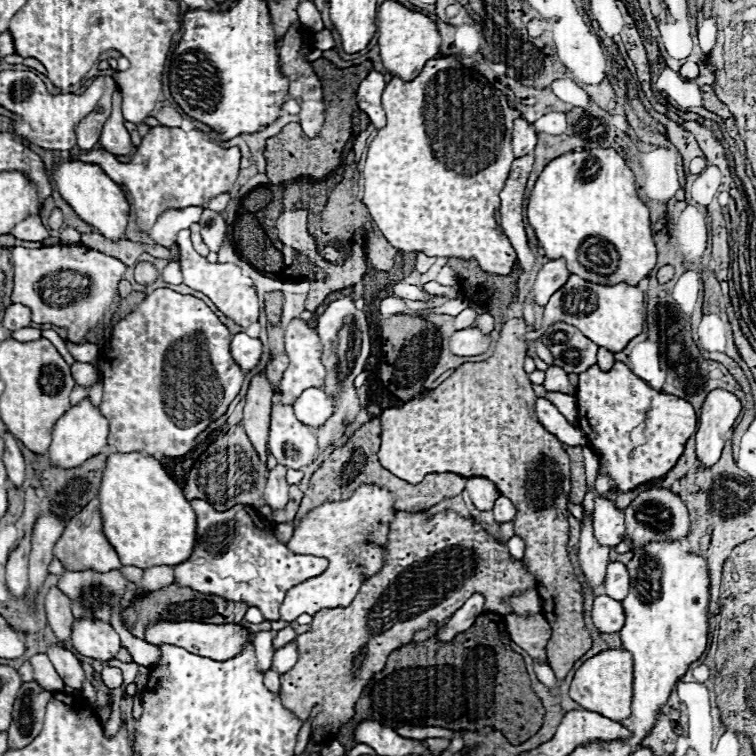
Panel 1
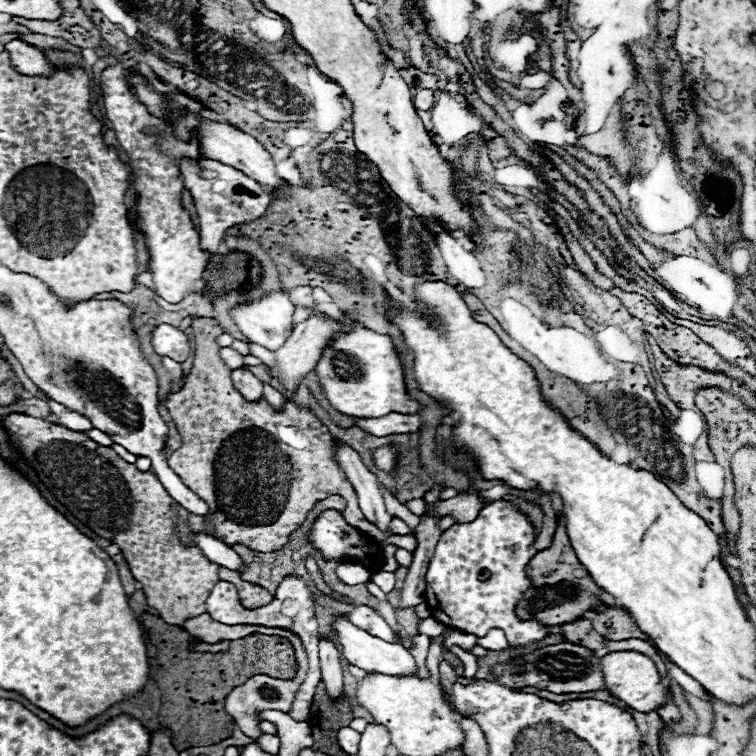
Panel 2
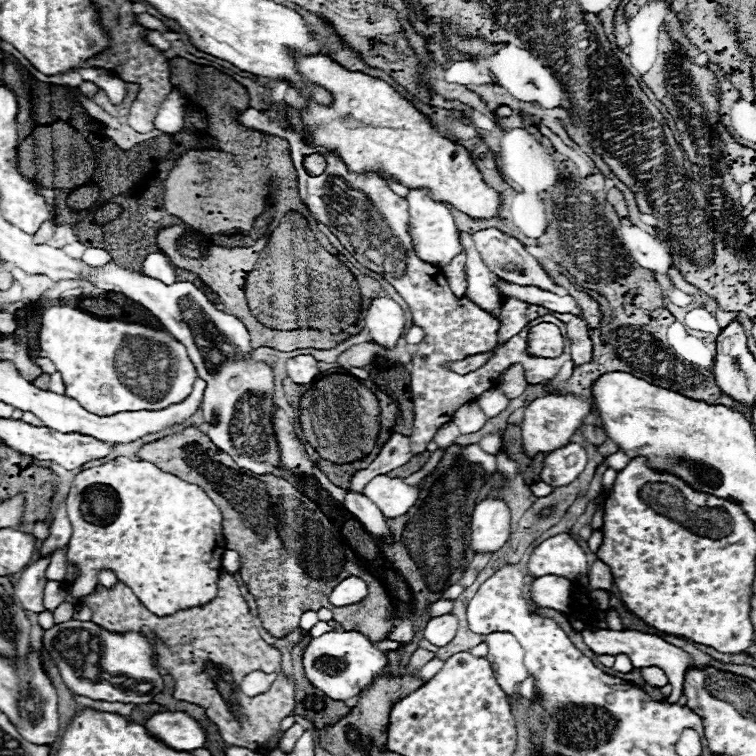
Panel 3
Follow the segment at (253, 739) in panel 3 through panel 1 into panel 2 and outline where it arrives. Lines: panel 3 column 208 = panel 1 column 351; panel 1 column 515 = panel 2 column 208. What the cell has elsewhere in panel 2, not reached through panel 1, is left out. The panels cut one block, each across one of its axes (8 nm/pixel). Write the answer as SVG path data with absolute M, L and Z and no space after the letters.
M10 414L2 418L2 428L8 432L10 444L16 448L16 452L22 454L20 458L26 460L26 464L34 466L38 462L38 466L42 466L42 480L52 480L52 490L58 496L58 502L66 508L66 512L80 520L84 526L88 526L100 538L106 538L122 548L132 576L142 584L146 604L158 610L160 618L166 624L182 626L184 620L206 612L206 598L210 590L220 582L220 566L210 562L198 546L184 546L180 542L180 538L176 536L178 516L172 510L176 502L152 472L138 470L134 464L122 460L112 448L100 446L90 440L84 432L74 432L60 424L50 424L42 418Z

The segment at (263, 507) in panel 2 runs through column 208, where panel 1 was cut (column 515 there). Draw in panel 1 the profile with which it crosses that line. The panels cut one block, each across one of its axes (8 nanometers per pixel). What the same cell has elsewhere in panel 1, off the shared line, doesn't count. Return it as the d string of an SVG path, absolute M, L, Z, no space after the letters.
M512 318L508 320L496 340L494 354L481 362L462 364L450 378L446 378L436 390L430 394L416 396L406 402L402 408L388 408L380 414L382 424L382 446L378 452L380 464L388 468L394 476L418 484L426 474L432 472L454 472L466 478L482 476L494 482L498 492L514 502L516 518L514 530L526 544L524 566L536 578L538 592L544 600L544 616L552 626L552 638L546 646L548 664L556 674L556 680L564 680L564 676L572 670L574 662L586 654L592 646L590 634L584 624L582 614L582 584L576 580L572 572L572 564L568 560L566 544L568 544L568 516L556 514L568 512L568 494L570 494L570 458L564 450L564 444L538 422L534 412L536 394L532 390L532 382L524 372L524 356L528 352L528 342L522 340L522 334L530 332L524 320Z

